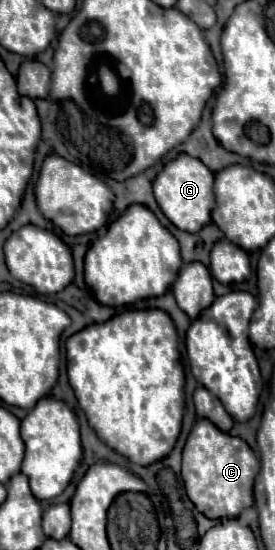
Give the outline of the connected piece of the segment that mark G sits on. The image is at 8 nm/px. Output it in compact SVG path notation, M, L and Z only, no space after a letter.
M187 154L177 156L175 160L167 162L165 168L157 174L153 182L153 194L163 210L163 214L185 232L199 232L205 224L211 220L211 210L215 206L213 196L213 172L197 158L191 158Z

